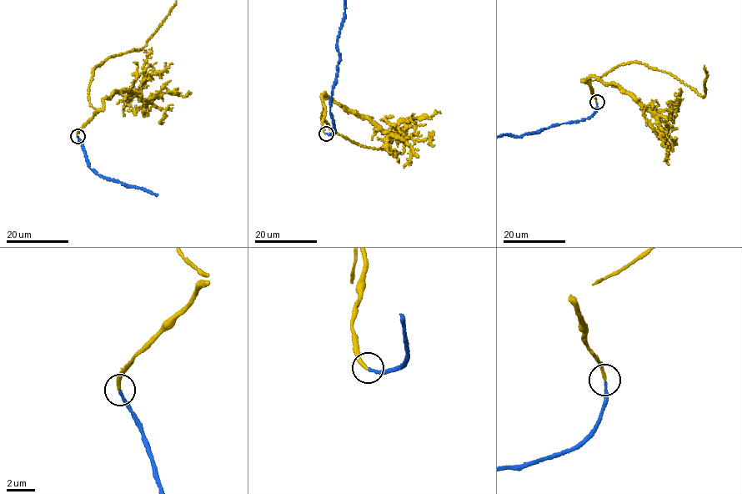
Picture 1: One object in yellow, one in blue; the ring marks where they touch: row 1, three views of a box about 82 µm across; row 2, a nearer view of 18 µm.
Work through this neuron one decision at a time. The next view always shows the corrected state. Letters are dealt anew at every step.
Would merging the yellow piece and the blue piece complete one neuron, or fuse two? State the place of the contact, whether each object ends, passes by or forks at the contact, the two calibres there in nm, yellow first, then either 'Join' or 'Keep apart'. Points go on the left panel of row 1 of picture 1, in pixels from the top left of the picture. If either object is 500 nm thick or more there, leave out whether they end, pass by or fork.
Place: (77, 136). At the ring yellow ends. At the ring blue ends. Thickness 240 nm (yellow) against 180 nm. Join

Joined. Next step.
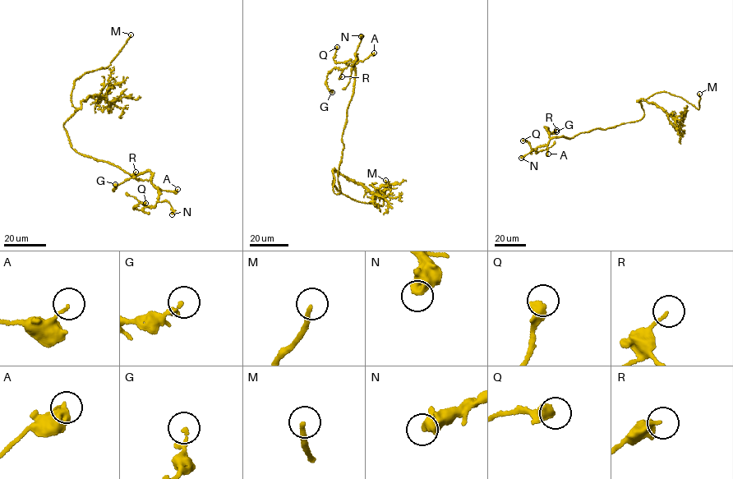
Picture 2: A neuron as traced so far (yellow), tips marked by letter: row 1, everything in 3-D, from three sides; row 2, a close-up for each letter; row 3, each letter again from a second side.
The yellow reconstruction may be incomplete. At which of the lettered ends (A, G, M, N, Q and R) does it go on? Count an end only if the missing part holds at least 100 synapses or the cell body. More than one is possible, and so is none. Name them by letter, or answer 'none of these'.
M

